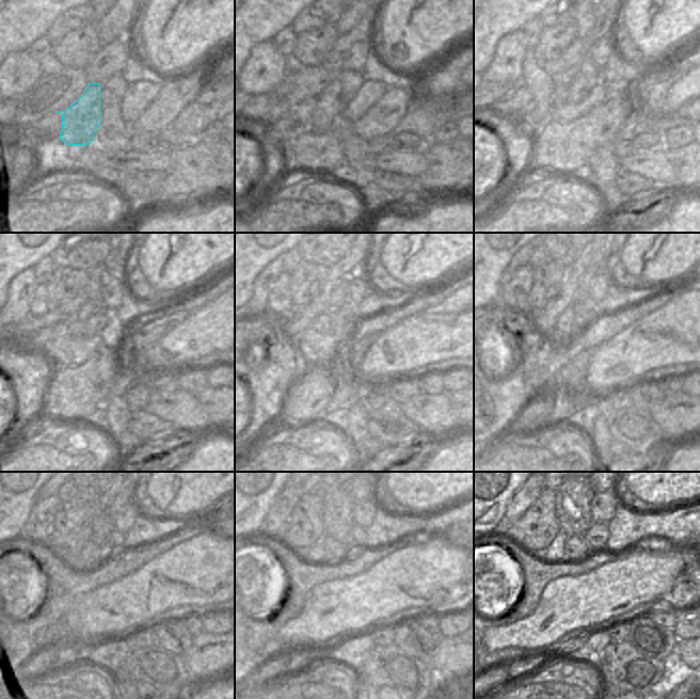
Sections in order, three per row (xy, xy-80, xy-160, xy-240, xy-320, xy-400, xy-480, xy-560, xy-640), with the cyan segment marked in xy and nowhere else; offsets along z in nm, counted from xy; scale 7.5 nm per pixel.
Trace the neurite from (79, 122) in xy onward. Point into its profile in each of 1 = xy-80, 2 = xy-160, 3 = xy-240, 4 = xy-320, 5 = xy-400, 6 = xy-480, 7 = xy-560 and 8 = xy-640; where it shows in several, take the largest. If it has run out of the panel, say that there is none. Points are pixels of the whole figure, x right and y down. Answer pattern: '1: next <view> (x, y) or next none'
1: next xy-80 (327, 113)
2: next xy-160 (576, 90)
3: next xy-240 (93, 326)
4: next xy-320 (345, 315)
5: next xy-400 (589, 310)
6: next xy-480 (118, 539)
7: next xy-560 (358, 537)
8: next xy-640 (595, 537)

